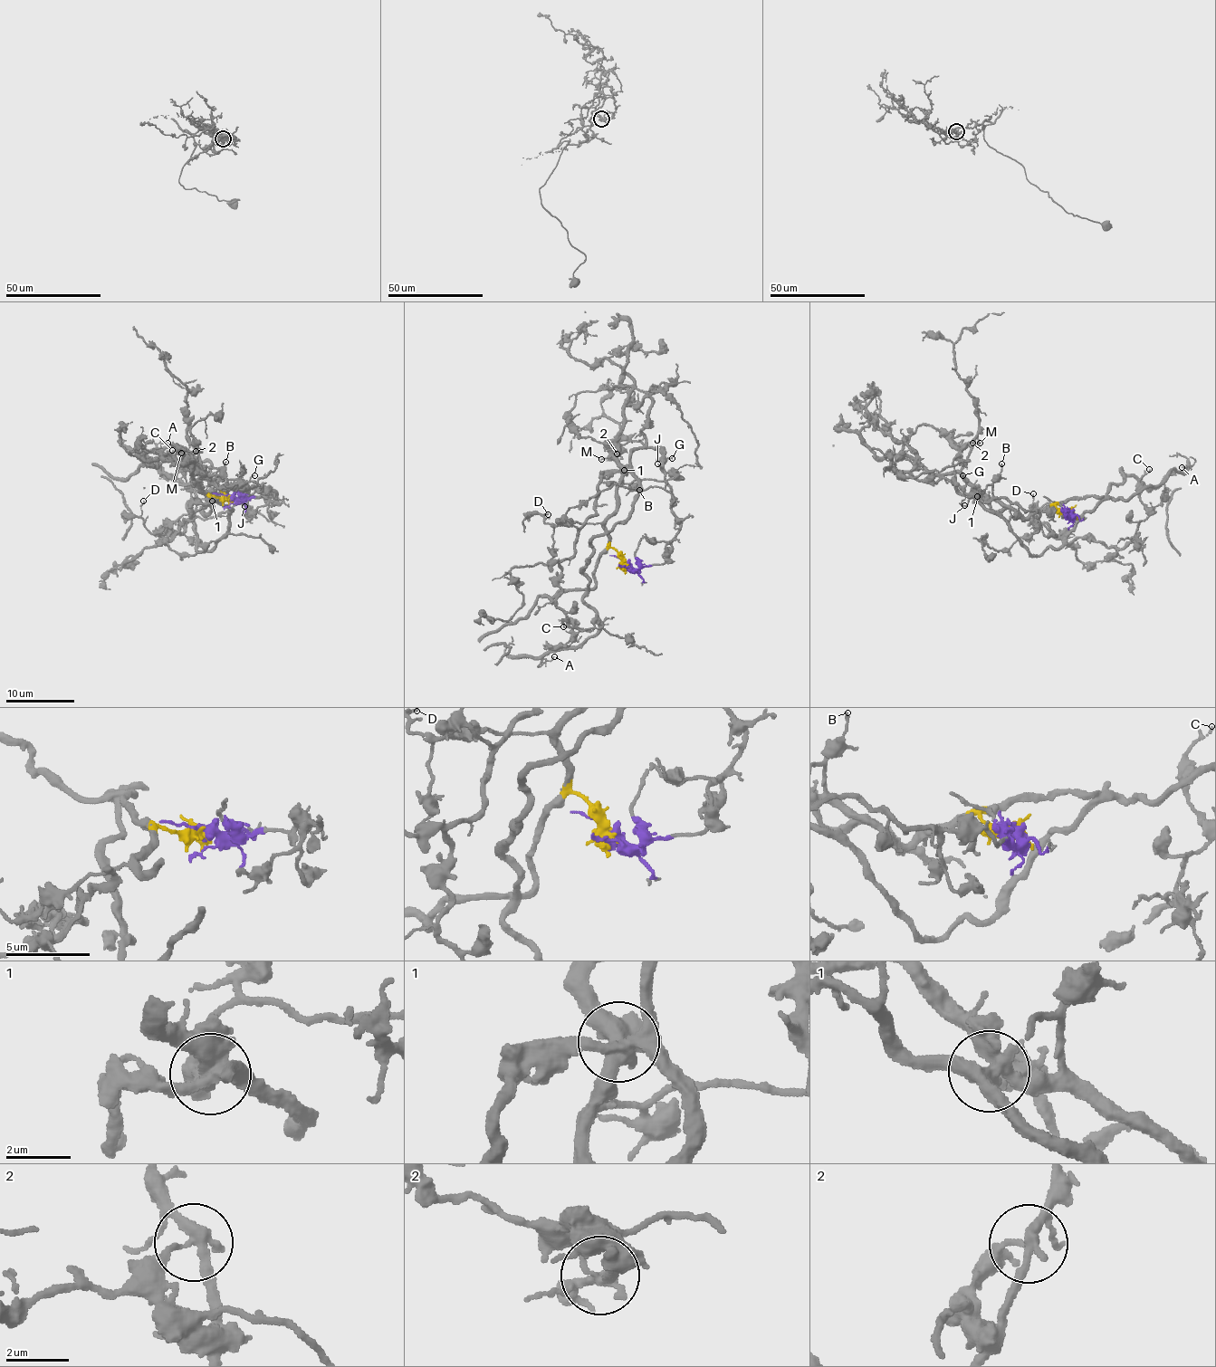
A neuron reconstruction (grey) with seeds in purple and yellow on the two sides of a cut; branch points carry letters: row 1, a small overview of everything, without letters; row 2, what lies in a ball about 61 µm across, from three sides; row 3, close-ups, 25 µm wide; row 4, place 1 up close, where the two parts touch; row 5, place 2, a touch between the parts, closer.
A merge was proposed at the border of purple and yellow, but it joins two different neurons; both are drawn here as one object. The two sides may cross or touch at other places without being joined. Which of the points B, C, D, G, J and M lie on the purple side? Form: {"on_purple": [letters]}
{"on_purple": ["C", "G", "J"]}

